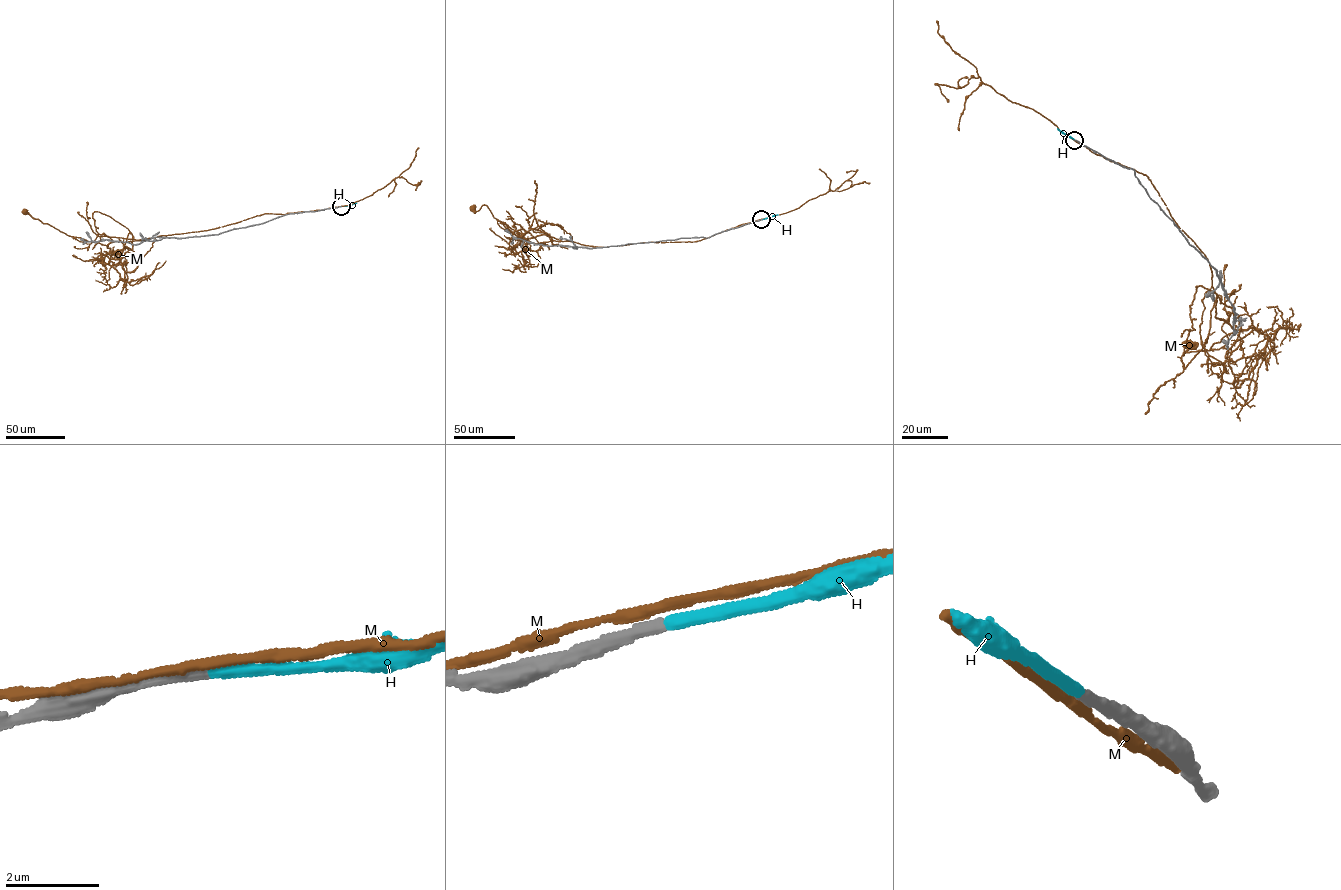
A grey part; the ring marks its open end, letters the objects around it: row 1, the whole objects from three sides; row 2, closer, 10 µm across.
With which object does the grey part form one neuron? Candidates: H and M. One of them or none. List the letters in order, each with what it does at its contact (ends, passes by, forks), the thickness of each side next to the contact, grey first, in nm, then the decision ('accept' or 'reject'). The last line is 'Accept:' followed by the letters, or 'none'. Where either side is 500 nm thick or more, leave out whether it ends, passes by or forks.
H: it ends | 240/240 nm | accept
M: it passes by | 300/190 nm | reject
Accept: H

